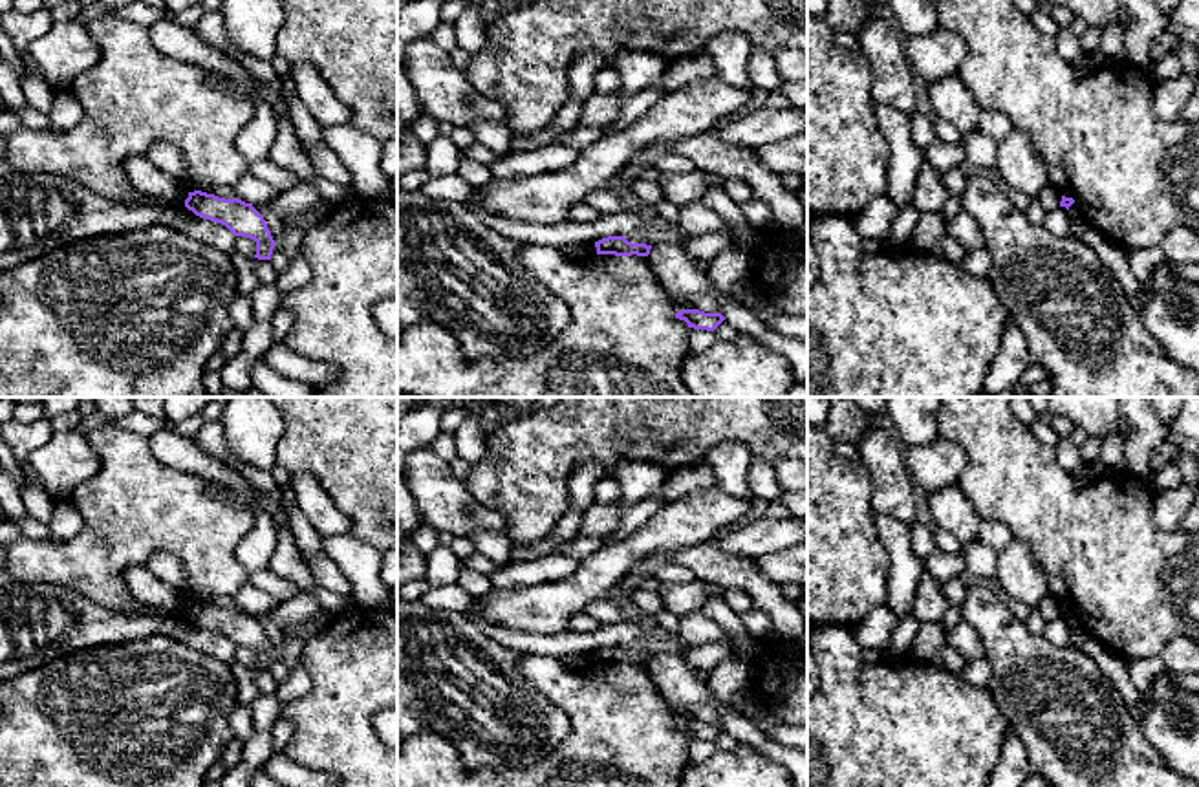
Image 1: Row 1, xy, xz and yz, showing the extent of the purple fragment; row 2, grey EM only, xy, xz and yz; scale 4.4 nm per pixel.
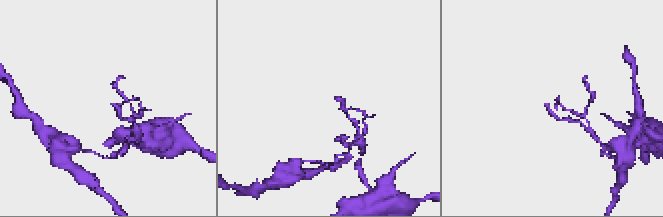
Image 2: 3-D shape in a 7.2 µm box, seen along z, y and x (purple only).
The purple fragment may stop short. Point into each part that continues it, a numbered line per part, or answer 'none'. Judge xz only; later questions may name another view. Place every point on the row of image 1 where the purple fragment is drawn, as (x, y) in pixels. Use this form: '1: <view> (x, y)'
none

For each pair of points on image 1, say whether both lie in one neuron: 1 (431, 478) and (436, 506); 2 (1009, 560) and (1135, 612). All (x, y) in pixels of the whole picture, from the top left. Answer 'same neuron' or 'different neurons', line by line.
1: same neuron
2: different neurons

